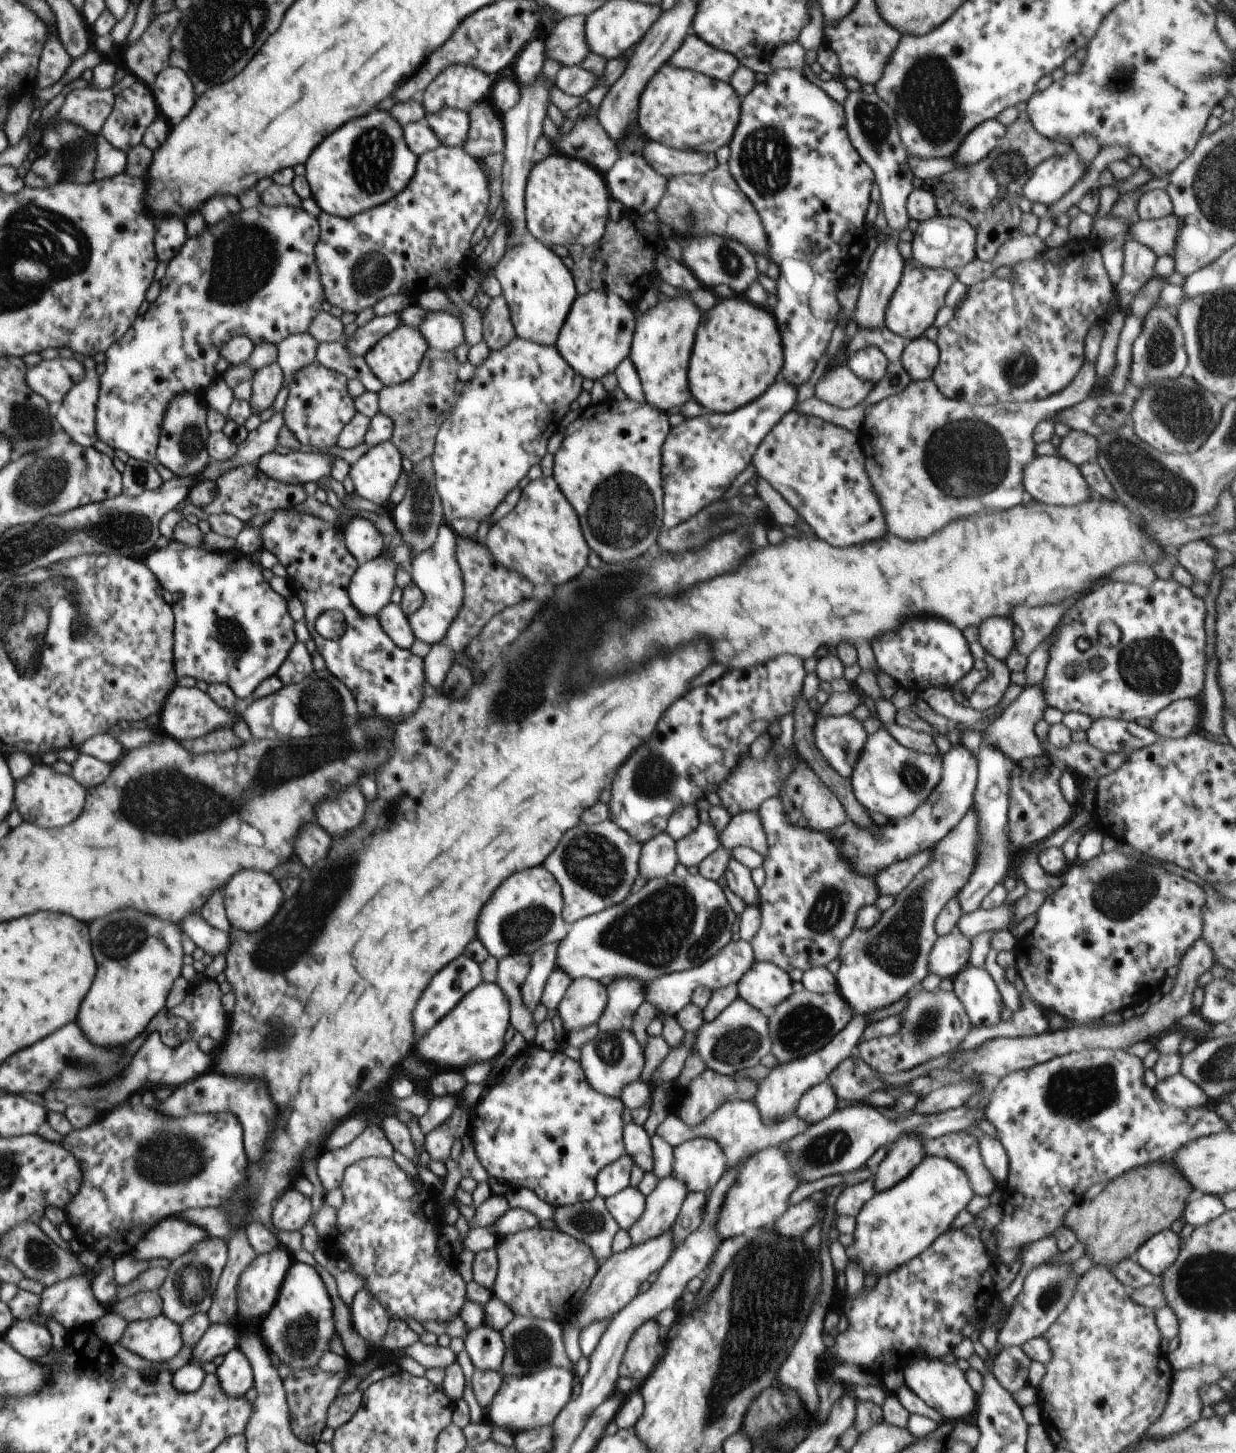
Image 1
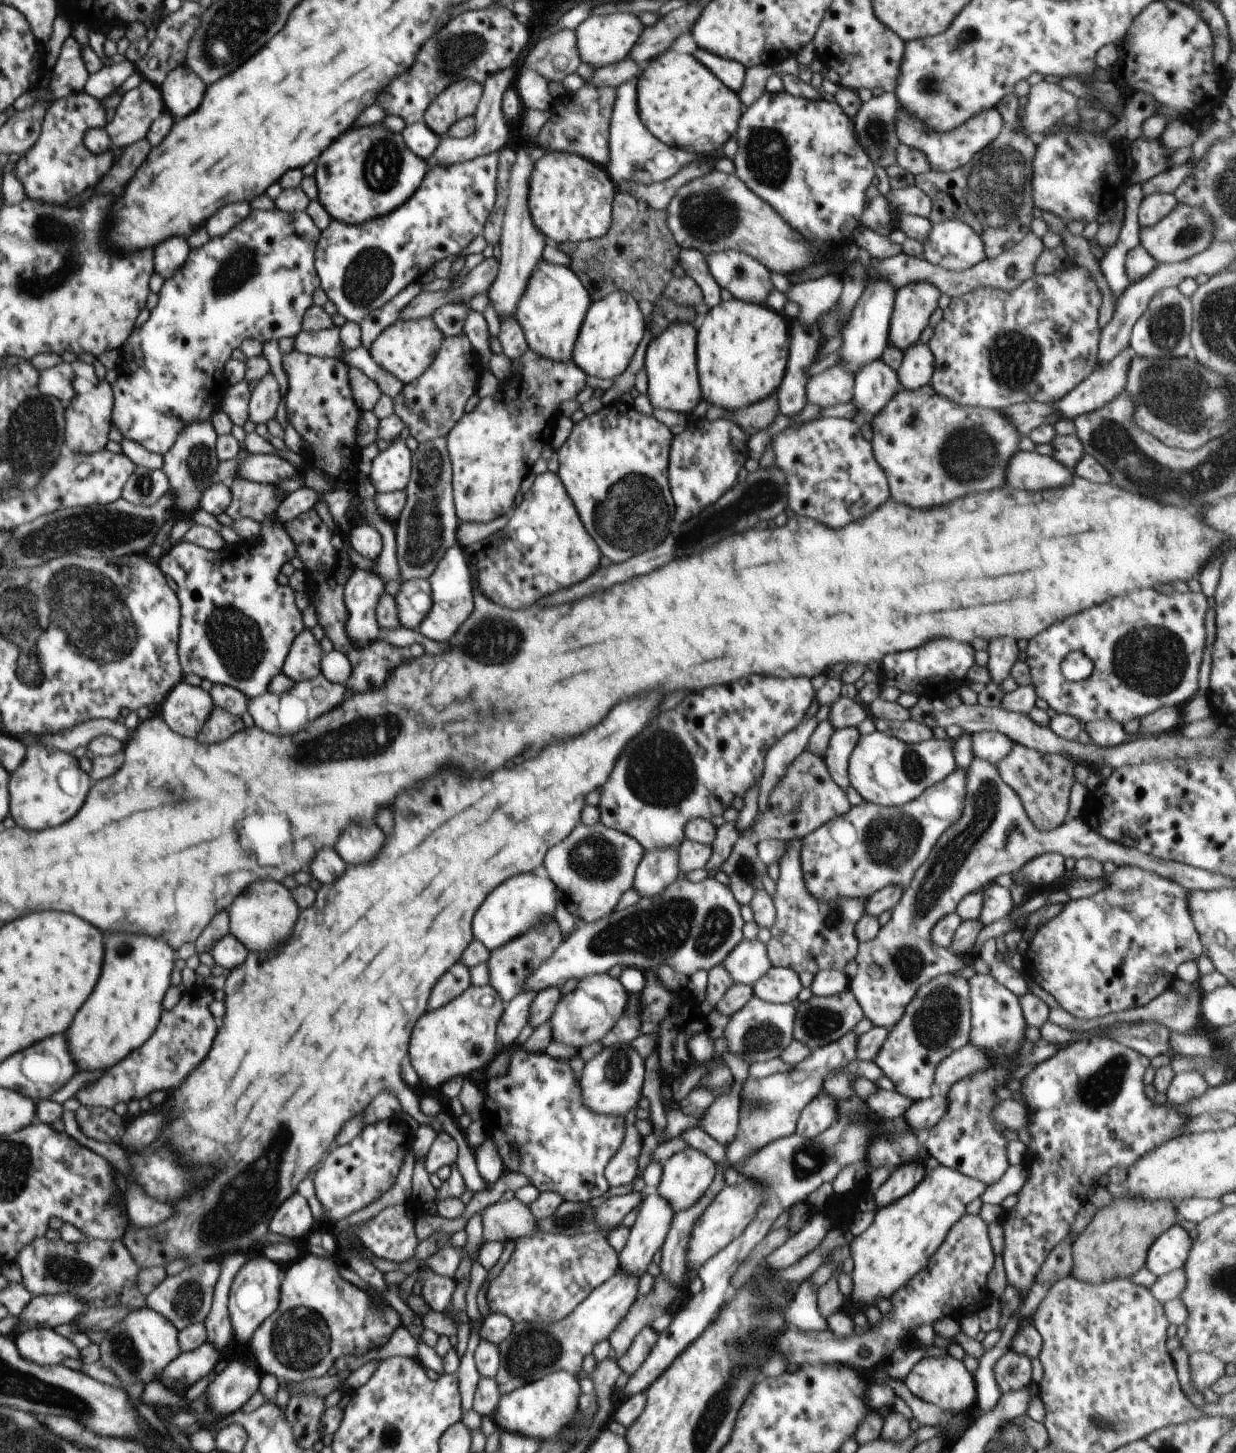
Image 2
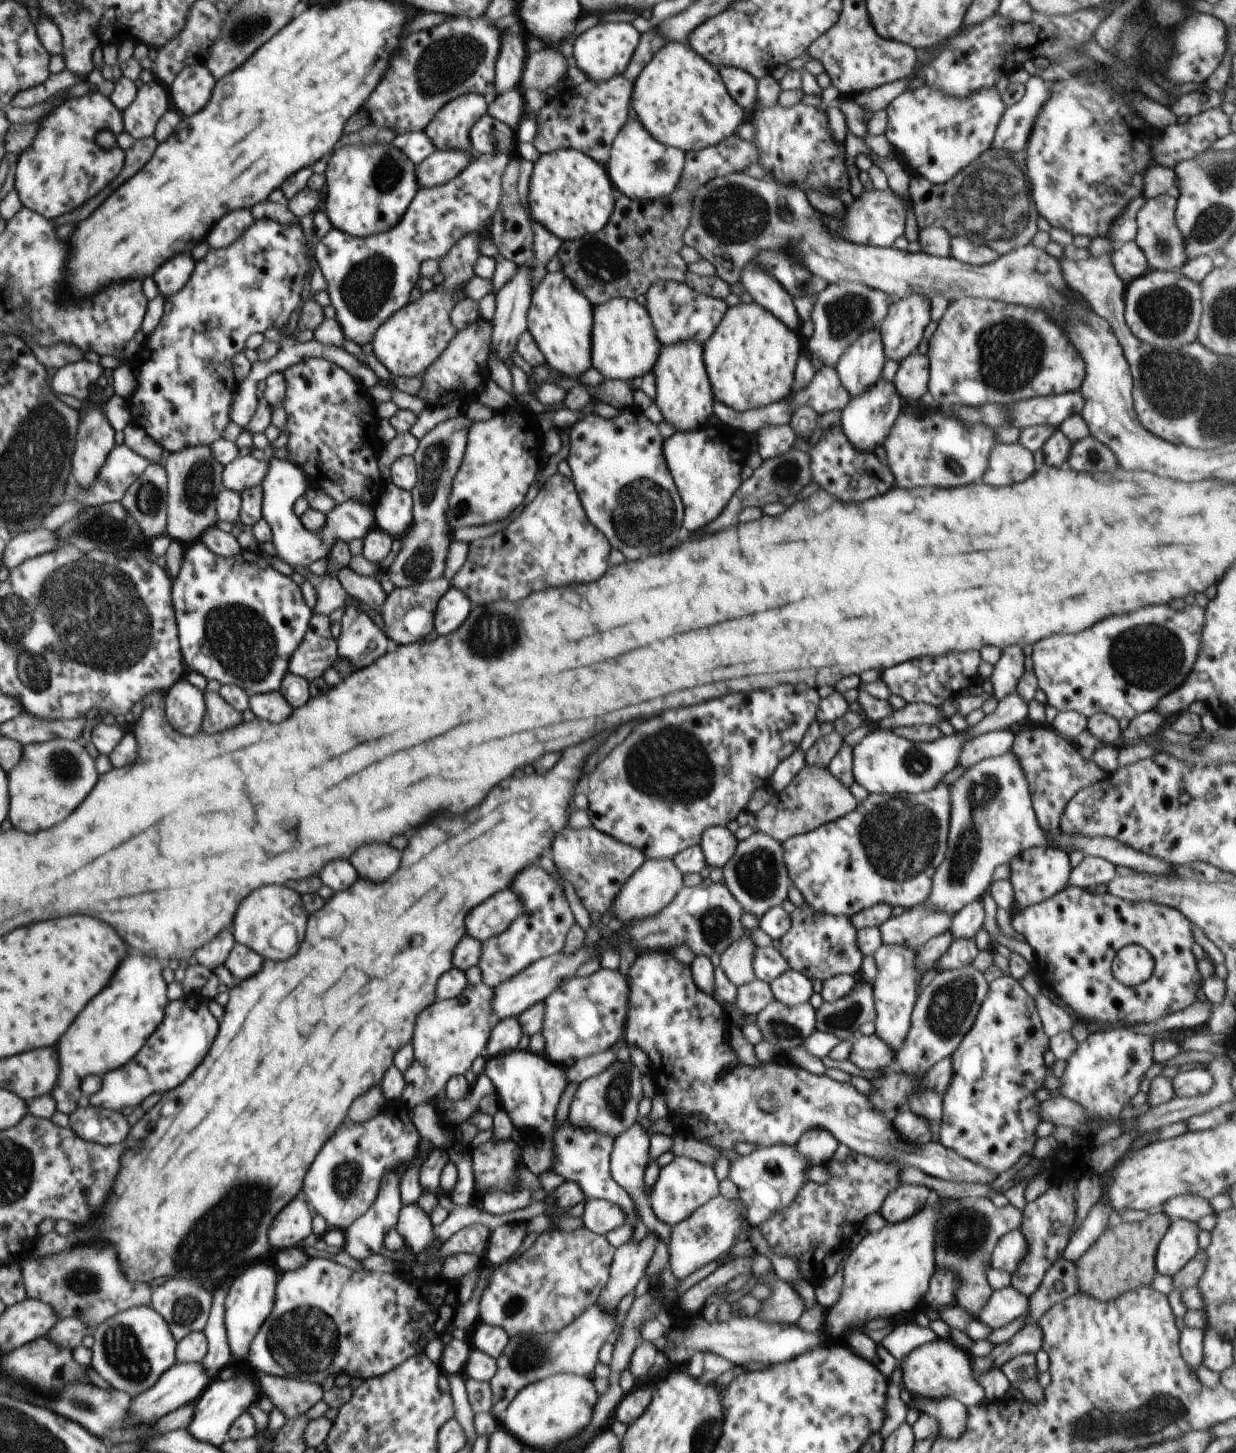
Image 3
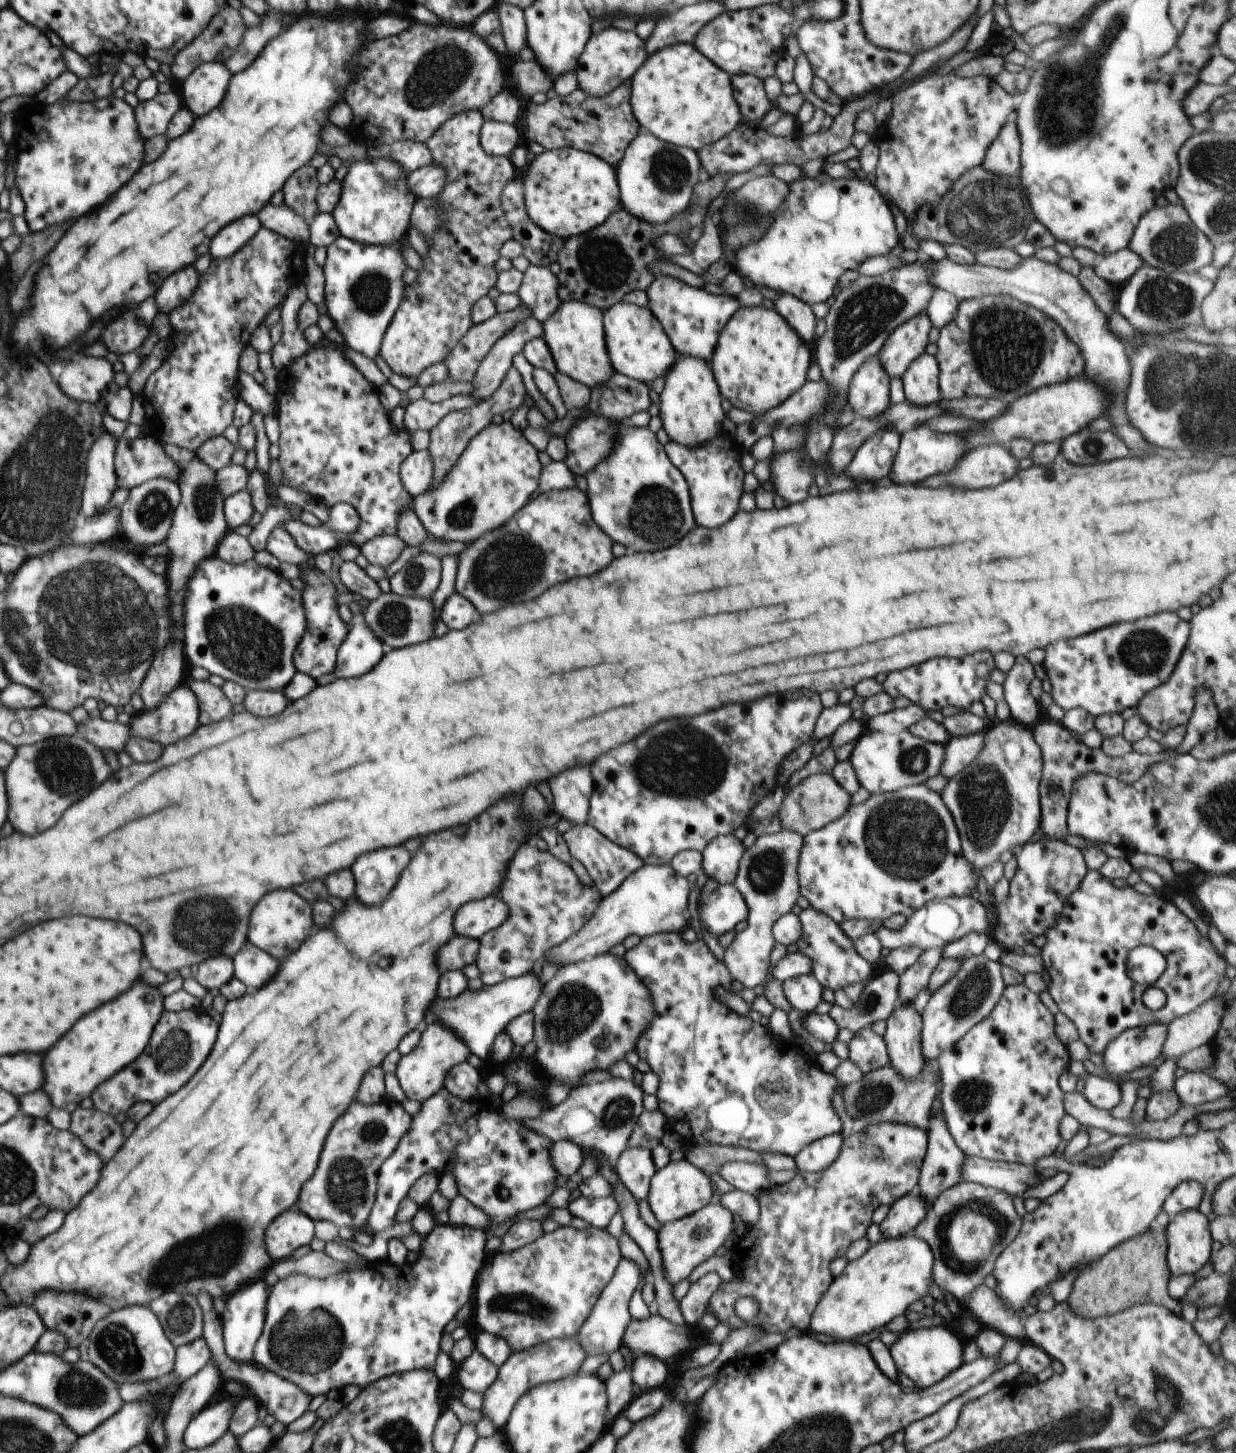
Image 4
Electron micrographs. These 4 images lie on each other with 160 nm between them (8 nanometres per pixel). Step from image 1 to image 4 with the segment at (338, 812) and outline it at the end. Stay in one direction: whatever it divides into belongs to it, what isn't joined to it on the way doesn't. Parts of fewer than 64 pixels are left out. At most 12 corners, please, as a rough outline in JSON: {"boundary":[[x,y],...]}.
{"boundary":[[404,846],[364,854],[354,864],[356,896],[382,904],[410,862]]}

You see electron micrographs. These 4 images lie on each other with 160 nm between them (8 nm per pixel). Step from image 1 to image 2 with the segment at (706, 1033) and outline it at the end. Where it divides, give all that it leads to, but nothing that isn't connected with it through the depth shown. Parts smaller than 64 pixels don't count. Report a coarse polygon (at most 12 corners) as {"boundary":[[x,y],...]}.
{"boundary":[[753,997],[730,1016],[728,1053],[749,1064],[794,1040],[796,1003]]}

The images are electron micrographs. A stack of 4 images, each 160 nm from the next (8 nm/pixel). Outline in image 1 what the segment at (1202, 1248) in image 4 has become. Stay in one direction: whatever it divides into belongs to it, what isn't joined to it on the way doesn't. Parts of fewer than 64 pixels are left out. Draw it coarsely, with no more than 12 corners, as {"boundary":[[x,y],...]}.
{"boundary":[[1171,1229],[1136,1250],[1134,1259],[1160,1279],[1178,1258],[1181,1242]]}

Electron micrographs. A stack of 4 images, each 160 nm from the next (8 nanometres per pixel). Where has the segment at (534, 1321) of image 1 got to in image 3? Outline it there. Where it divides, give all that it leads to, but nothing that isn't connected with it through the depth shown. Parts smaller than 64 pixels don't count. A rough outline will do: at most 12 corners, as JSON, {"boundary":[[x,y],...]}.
{"boundary":[[582,1310],[562,1330],[510,1336],[489,1381],[501,1418],[526,1386],[592,1376],[616,1312]]}

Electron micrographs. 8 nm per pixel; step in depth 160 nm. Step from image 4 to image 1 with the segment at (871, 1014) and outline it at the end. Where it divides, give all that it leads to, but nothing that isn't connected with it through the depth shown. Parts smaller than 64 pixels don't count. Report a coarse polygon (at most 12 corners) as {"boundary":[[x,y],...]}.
{"boundary":[[793,992],[768,1016],[776,1067],[850,1022],[839,992]]}

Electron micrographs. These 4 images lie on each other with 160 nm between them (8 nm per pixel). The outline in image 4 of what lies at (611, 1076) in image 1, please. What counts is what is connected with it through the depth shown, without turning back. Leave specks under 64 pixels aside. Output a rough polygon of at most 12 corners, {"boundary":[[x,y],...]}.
{"boundary":[[611,1078],[572,1088],[522,1126],[598,1148],[616,1166],[645,1093]]}

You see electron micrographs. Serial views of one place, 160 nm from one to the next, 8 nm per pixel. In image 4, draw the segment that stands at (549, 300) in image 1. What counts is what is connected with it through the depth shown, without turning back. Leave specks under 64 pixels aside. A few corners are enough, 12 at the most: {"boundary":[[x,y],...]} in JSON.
{"boundary":[[562,301],[542,322],[557,371],[596,388],[615,374],[603,313]]}

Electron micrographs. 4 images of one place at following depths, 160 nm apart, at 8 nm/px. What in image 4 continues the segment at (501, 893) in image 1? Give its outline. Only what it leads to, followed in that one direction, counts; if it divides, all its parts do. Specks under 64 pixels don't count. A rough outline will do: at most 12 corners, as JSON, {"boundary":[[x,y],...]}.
{"boundary":[[488,896],[462,906],[456,934],[479,941],[502,926],[510,910]]}

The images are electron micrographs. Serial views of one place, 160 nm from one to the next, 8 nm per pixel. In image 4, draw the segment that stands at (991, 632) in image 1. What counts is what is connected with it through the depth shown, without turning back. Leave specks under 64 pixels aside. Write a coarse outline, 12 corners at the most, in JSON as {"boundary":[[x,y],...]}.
{"boundary":[[1016,657],[1002,684],[1004,702],[1023,726],[1046,718],[1030,694],[1034,666]]}

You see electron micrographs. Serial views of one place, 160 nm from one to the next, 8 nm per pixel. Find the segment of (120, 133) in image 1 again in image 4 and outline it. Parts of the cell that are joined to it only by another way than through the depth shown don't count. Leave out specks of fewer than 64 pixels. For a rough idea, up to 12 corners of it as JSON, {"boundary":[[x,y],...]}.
{"boundary":[[158,92],[134,108],[144,140],[165,135],[180,95]]}

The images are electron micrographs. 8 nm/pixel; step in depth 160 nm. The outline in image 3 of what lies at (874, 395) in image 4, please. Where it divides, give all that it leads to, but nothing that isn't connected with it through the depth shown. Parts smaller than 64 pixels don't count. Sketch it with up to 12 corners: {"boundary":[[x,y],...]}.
{"boundary":[[877,327],[851,343],[835,369],[860,396],[882,378]]}

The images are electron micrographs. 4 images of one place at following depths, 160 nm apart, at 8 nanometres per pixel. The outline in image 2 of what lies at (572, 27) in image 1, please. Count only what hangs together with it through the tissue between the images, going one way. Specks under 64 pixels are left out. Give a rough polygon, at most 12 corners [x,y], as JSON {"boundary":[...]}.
{"boundary":[[576,30],[540,39],[526,68],[562,82],[581,64]]}

